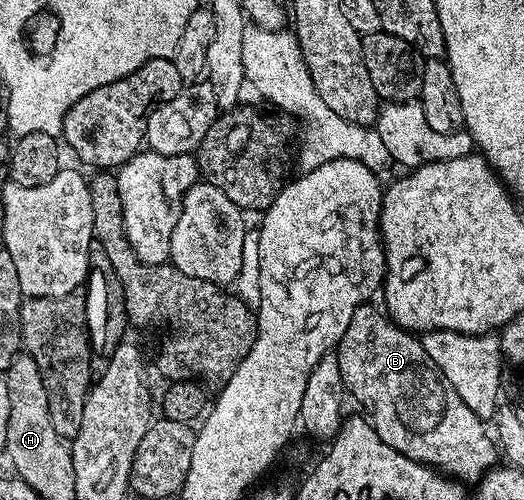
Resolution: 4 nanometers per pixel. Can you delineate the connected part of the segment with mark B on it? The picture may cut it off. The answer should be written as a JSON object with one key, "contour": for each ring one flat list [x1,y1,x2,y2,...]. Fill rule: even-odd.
{"contour":[[363,304,358,306,356,312,352,312,352,320,348,320,348,328,344,328,344,336,338,341,336,353,345,393,347,395,350,393,351,396,366,409,364,414,368,419,371,428,376,432,376,436,380,436,380,440,384,440,384,444,388,444,388,448,392,448,397,454,403,454,404,456,411,458,421,466,428,466,431,470,437,470,443,475,449,476,451,479,457,480,463,484,477,483,482,475,487,473,487,471,497,463,494,461,497,459,499,460,500,458,499,451,494,448,492,442,485,436,483,419,478,418,476,412,472,412,472,408,468,408,468,404,464,404,464,400,460,400,458,394,447,389,443,379,430,363,429,356,424,352,421,341,416,340,415,335,411,333,411,331,403,330,401,326,395,326,379,307,378,310,374,307,374,304]]}

